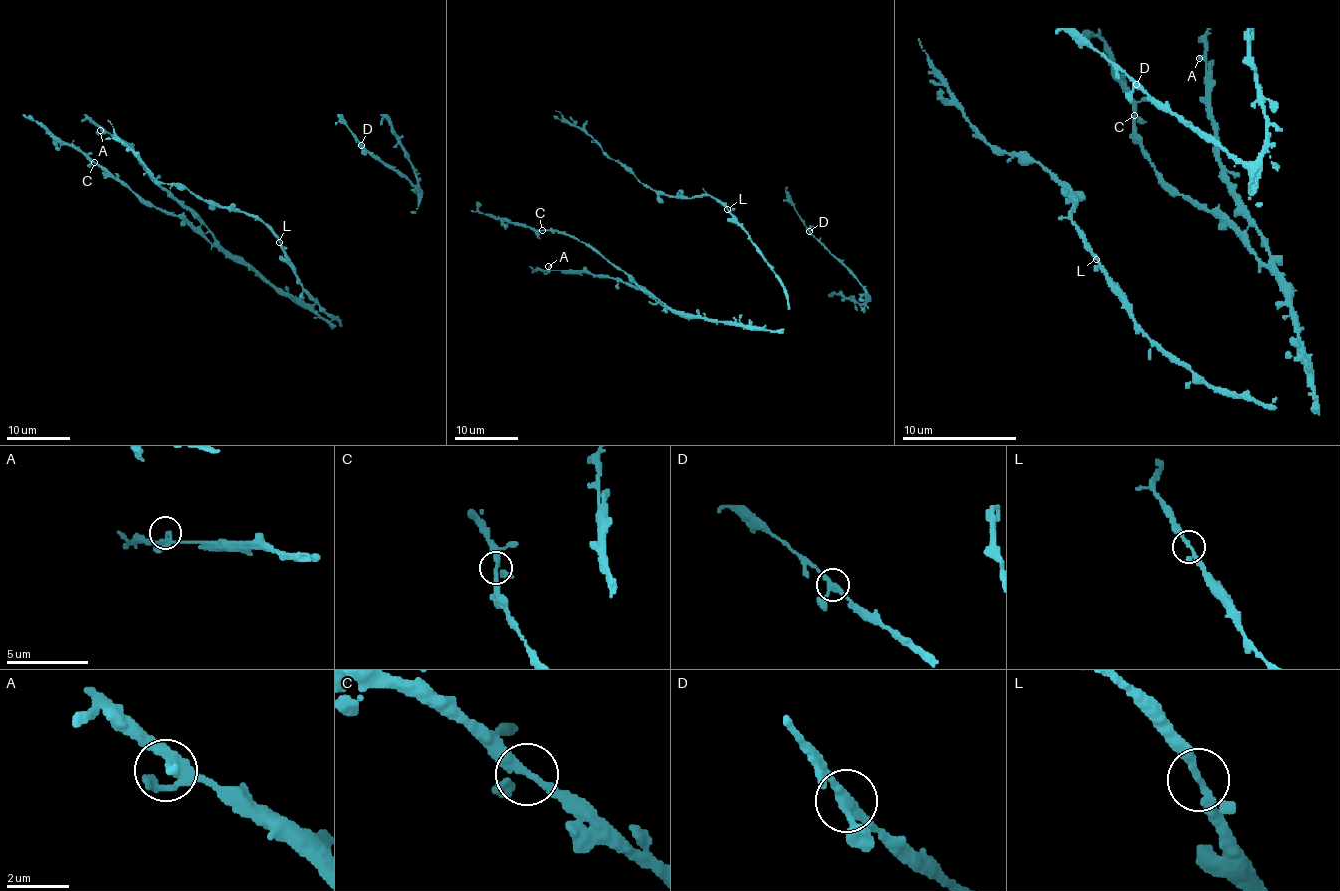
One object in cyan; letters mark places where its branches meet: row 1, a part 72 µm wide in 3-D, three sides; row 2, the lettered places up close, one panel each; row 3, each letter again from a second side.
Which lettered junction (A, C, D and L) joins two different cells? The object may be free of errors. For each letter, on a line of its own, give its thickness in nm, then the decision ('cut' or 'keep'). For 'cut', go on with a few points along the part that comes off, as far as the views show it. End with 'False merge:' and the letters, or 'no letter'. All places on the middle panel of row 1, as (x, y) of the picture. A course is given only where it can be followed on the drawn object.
A: 240 nm thick; keep
C: 240 nm thick; keep
D: 280 nm thick; keep
L: 200 nm thick; keep
False merge: no letter

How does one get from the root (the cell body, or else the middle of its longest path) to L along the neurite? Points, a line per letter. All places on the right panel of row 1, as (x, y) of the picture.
L: (1248, 401), (1239, 395), (1225, 395), (1214, 389), (1182, 364), (1174, 361), (1139, 327), (1122, 289), (1096, 258)

